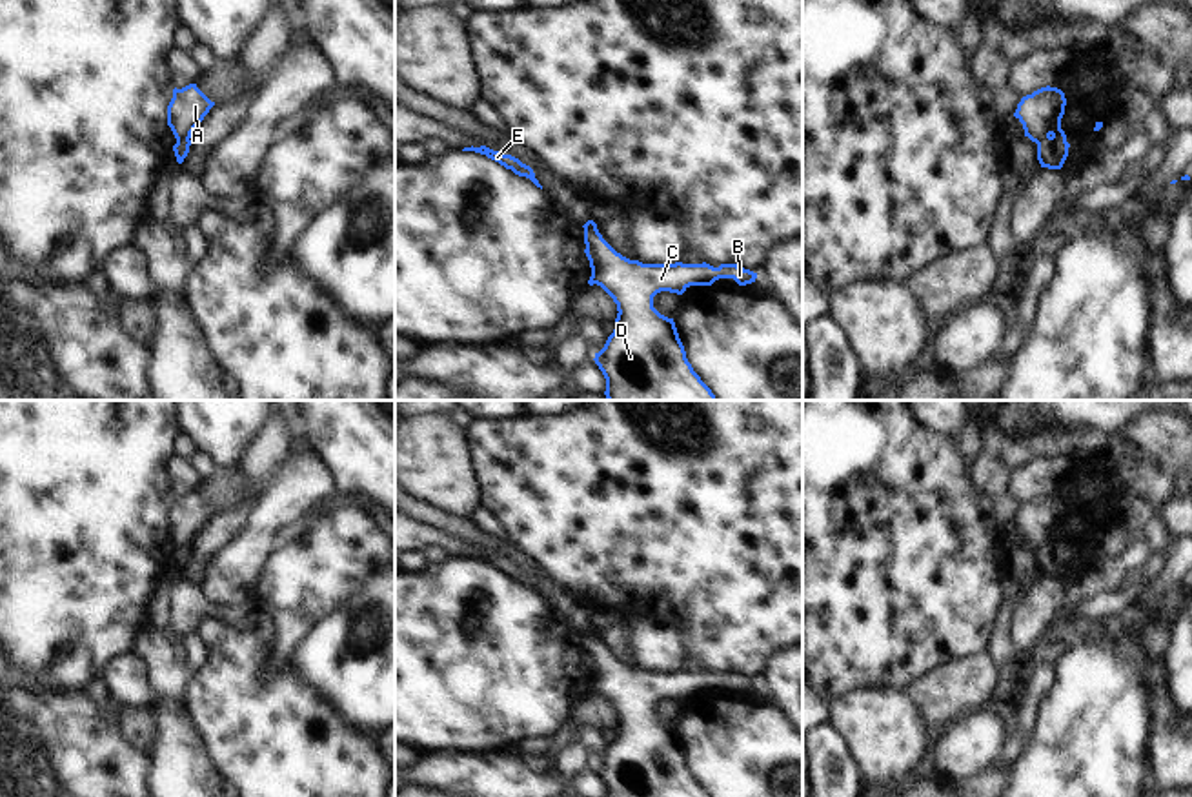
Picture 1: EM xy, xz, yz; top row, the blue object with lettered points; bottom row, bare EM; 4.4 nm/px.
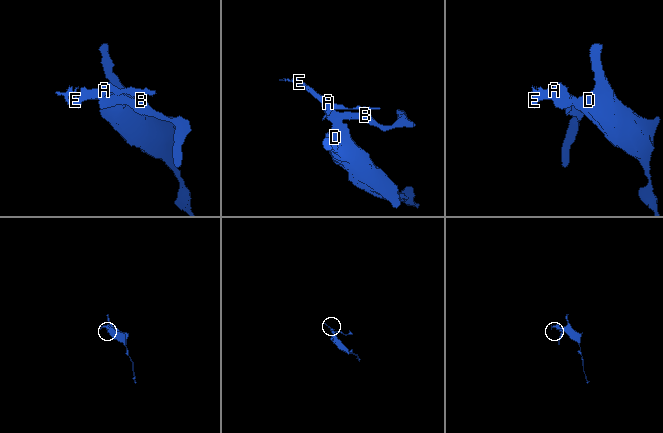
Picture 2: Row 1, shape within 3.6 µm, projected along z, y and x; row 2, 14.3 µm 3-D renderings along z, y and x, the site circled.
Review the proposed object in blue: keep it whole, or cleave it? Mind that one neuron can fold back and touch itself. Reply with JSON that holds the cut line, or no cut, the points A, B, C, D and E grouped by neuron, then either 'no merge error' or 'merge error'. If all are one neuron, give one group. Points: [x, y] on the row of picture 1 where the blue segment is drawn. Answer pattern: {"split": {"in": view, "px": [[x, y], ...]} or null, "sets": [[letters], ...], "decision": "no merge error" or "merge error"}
{"split": {"in": "yz", "px": [[1052, 135], [1065, 142]]}, "sets": [["A", "E"], ["B", "C", "D"]], "decision": "merge error"}

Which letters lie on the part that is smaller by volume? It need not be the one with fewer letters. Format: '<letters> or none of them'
A, E

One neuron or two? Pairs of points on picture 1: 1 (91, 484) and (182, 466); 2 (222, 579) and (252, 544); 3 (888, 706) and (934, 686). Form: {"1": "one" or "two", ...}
{"1": "two", "2": "one", "3": "two"}

